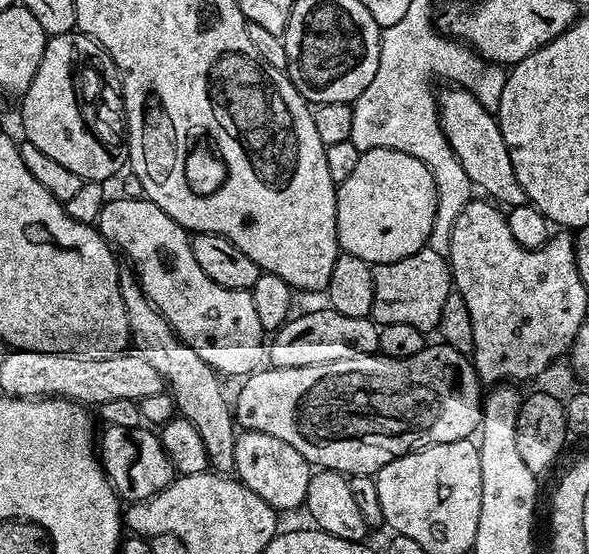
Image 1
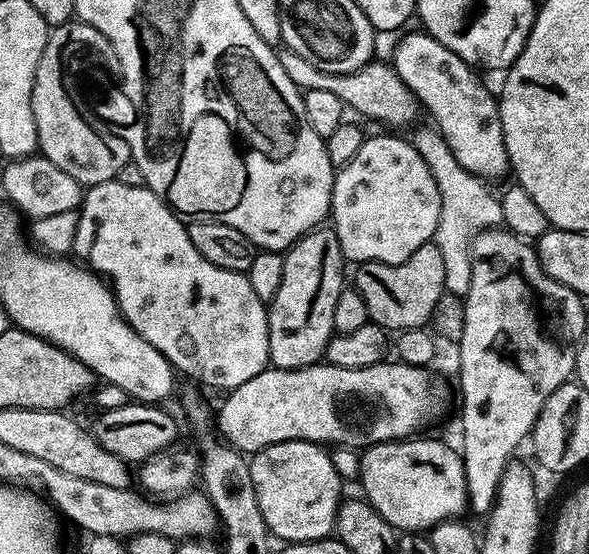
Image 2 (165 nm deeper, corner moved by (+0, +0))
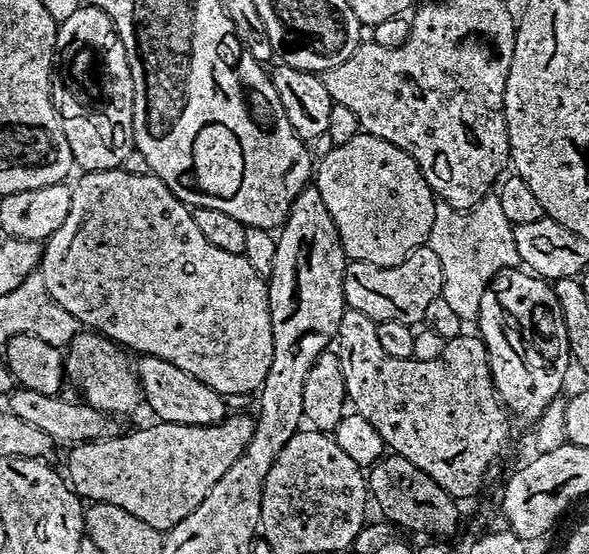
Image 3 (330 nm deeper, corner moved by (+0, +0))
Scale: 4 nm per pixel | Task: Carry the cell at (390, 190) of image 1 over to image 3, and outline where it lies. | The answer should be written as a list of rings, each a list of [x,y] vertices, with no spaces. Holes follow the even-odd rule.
[[[363,130],[350,138],[350,142],[342,142],[329,149],[321,160],[319,157],[315,165],[314,187],[322,194],[322,202],[326,202],[330,218],[334,218],[345,257],[383,268],[402,262],[415,248],[427,241],[438,203],[431,186],[420,172],[420,167],[410,154],[406,154],[398,146],[382,138],[374,138]]]

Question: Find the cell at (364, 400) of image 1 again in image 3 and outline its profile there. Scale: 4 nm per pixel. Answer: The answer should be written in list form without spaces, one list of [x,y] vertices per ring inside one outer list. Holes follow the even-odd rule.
[[[240,412],[237,416],[225,415],[216,424],[194,426],[193,424],[165,424],[151,422],[137,432],[112,436],[109,440],[91,440],[85,444],[73,444],[68,456],[66,480],[77,496],[88,502],[122,506],[134,518],[142,518],[150,526],[161,530],[173,528],[186,514],[190,514],[210,494],[214,482],[238,462],[254,434],[255,419]]]

